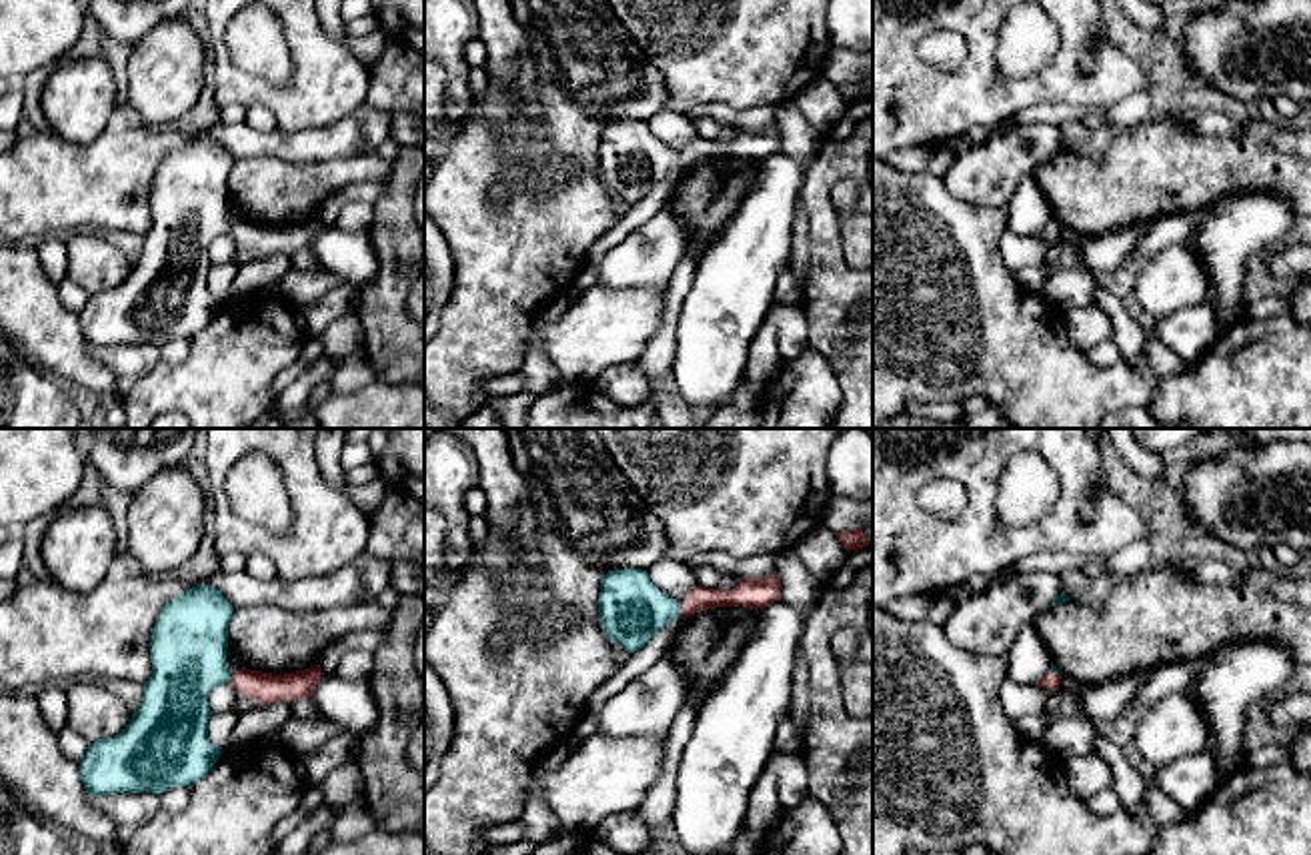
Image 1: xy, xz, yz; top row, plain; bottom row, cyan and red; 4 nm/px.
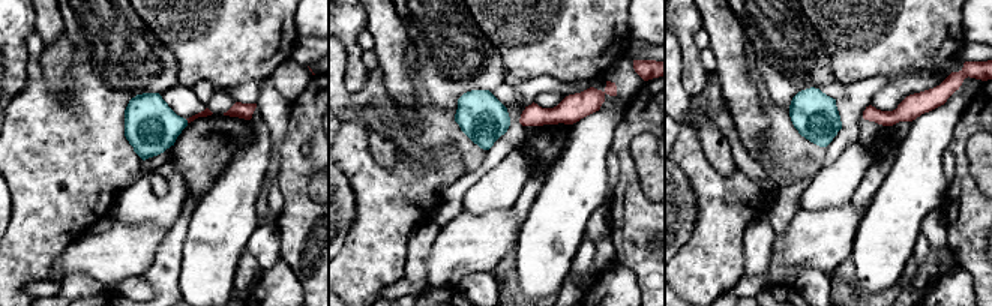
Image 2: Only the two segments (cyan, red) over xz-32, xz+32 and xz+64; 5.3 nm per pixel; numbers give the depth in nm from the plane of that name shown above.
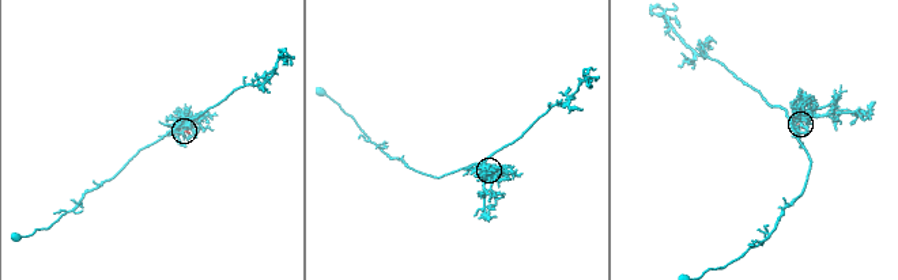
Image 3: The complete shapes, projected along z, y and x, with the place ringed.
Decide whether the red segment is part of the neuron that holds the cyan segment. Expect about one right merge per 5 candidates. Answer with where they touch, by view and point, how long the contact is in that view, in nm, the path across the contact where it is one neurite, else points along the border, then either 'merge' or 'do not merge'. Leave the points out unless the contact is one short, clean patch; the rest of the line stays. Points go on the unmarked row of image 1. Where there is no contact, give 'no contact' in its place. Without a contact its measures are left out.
contact xz (679, 161); length 60 nm; way xz (631, 159), (679, 161), (701, 151); merge

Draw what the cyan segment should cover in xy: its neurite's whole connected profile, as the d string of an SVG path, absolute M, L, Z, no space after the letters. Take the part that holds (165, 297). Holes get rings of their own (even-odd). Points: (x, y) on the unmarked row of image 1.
M208 136L188 140L160 162L150 188L152 226L138 262L118 286L90 294L80 312L90 348L160 346L204 330L222 306L208 290L208 246L222 234L262 256L312 248L324 226L318 216L284 226L228 220L232 162Z

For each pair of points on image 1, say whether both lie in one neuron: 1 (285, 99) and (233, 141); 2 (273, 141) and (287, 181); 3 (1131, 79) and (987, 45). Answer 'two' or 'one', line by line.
1: two
2: two
3: one

